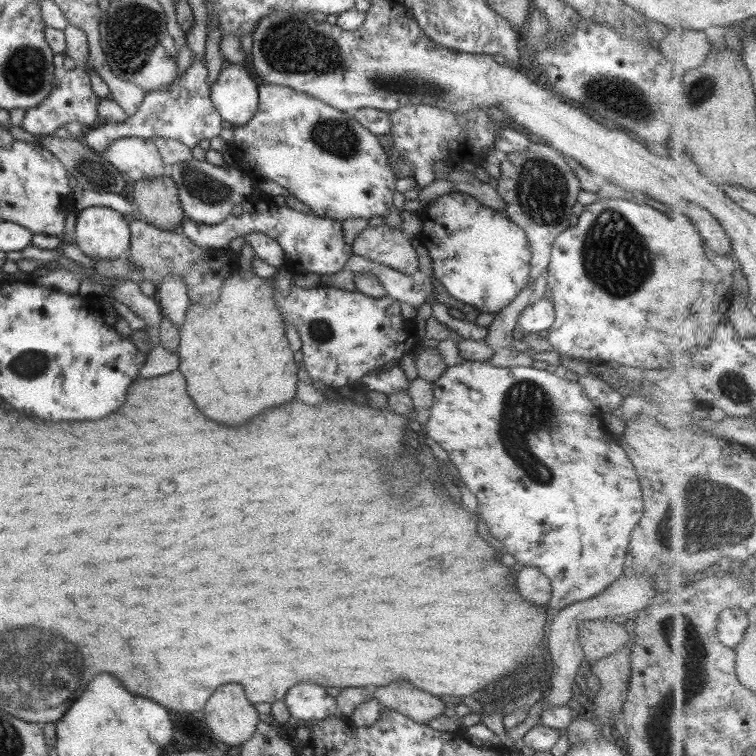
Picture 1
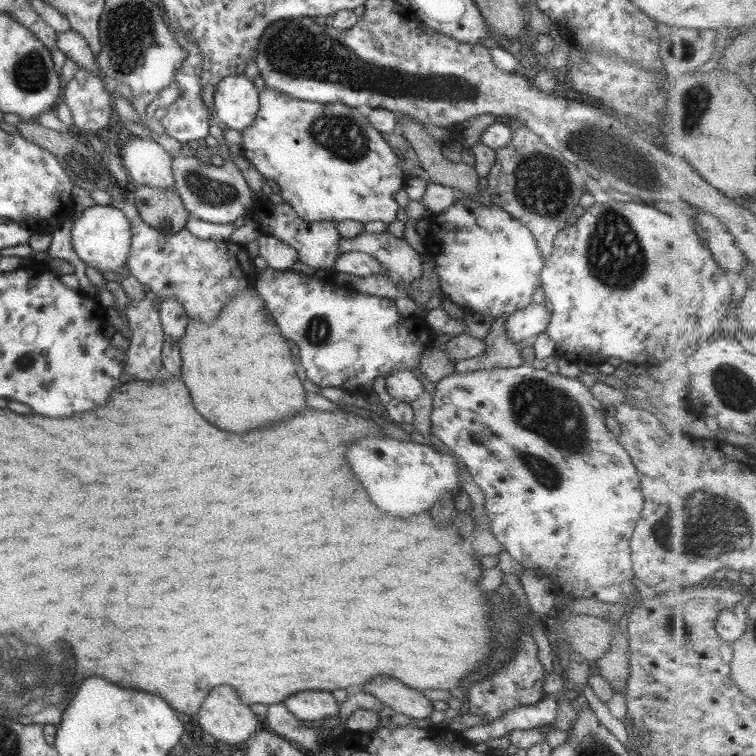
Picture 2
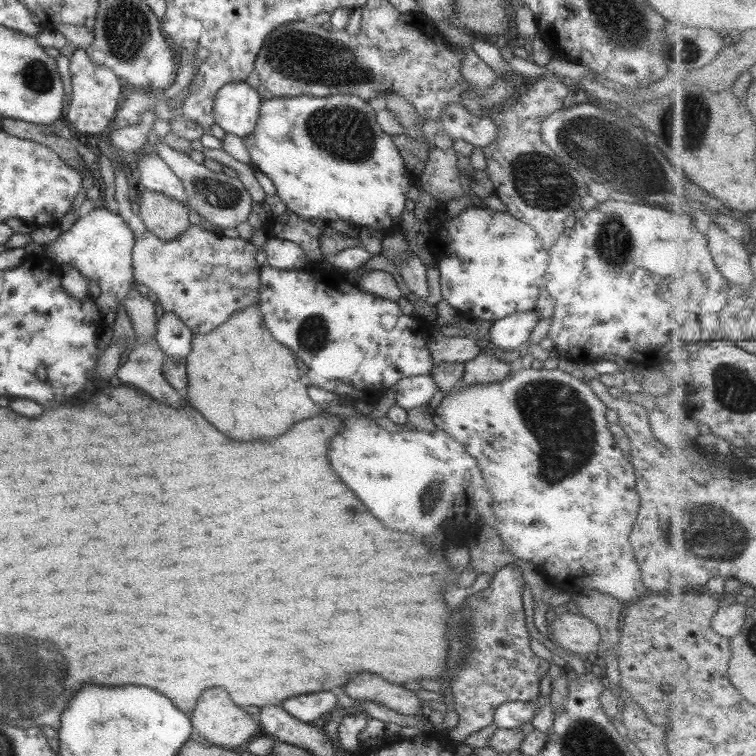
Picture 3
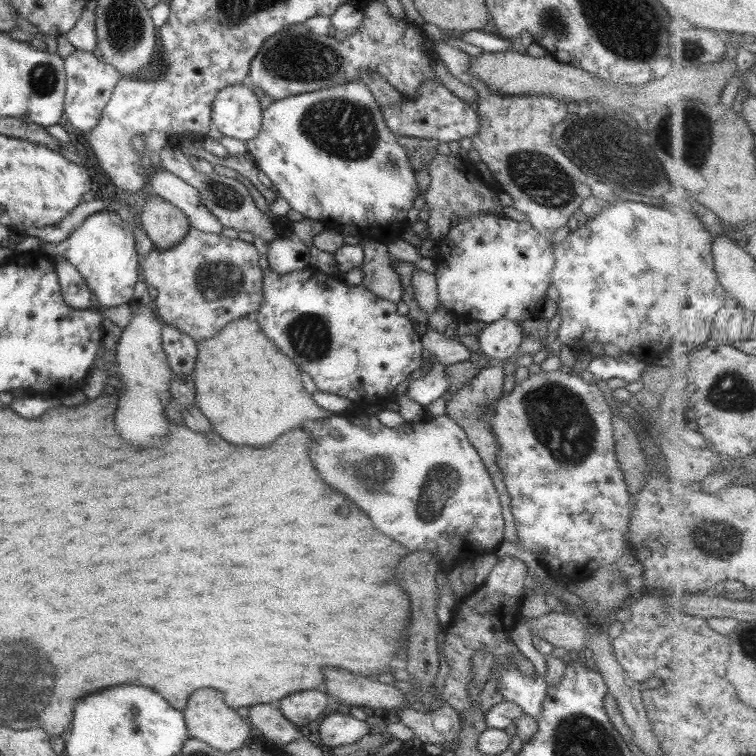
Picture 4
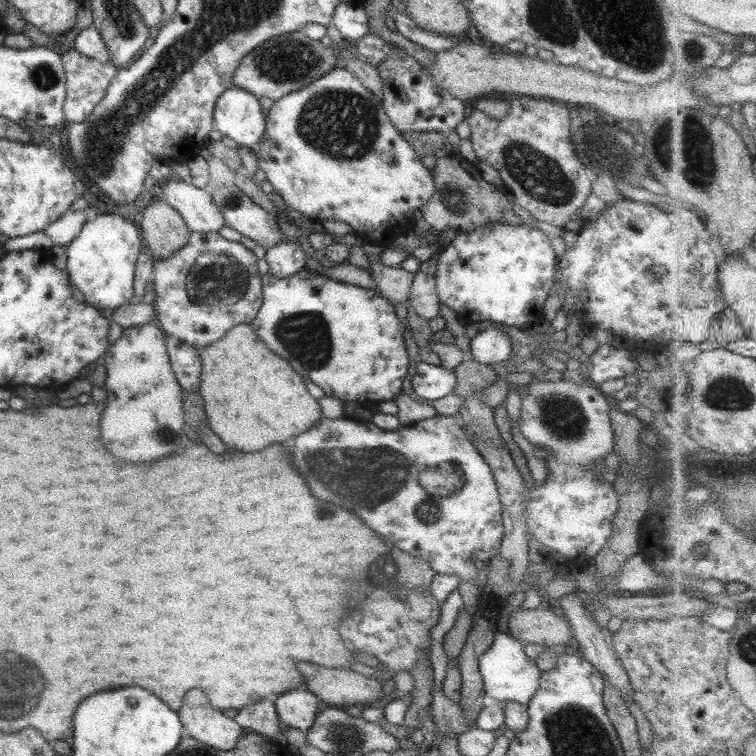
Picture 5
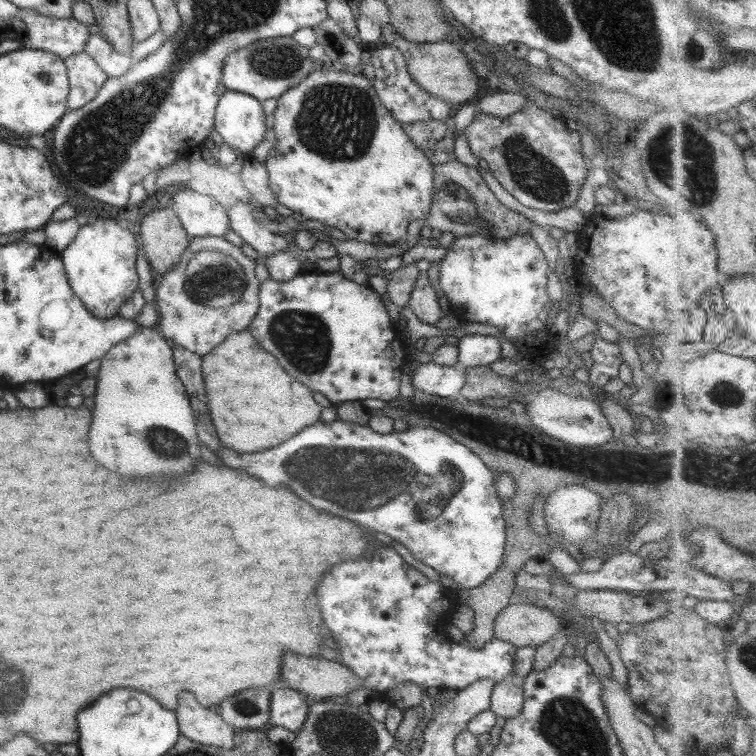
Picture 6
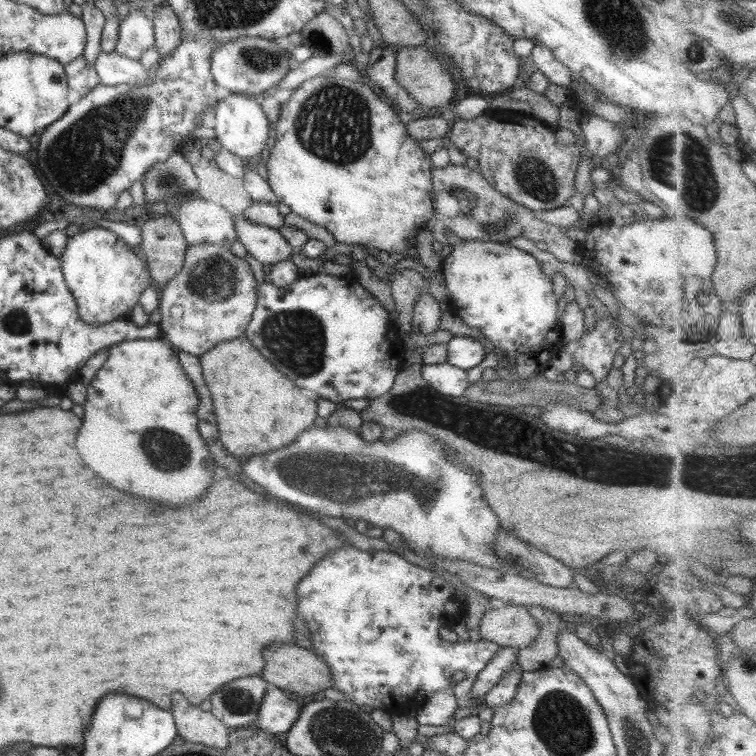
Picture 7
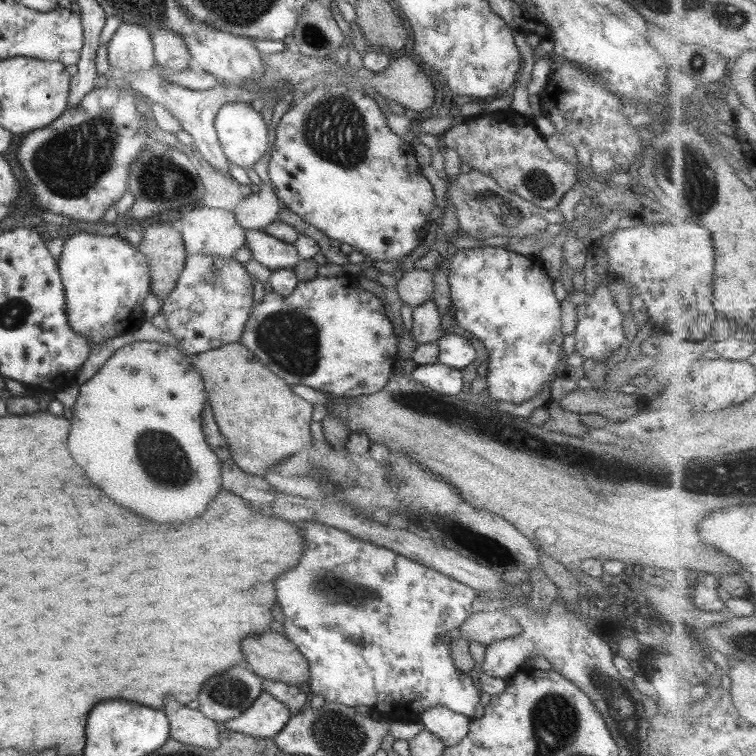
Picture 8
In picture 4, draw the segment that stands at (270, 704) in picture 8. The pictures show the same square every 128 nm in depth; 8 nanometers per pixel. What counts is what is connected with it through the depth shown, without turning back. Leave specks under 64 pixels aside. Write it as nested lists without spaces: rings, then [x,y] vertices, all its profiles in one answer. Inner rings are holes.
[[[322,689],[289,693],[276,704],[279,712],[297,728],[318,721],[325,706],[327,706],[327,695]]]

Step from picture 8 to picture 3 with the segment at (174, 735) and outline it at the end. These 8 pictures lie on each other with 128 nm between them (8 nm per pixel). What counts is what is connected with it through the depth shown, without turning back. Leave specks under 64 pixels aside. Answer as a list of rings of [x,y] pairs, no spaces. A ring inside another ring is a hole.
[[[221,688],[203,690],[203,694],[199,694],[197,704],[188,715],[194,736],[200,740],[207,740],[215,746],[223,746],[223,748],[231,748],[231,750],[239,749],[239,744],[246,744],[249,736],[253,736],[253,732],[257,730],[258,725],[255,716],[249,715],[241,707],[235,706],[235,703],[229,700],[229,696]]]

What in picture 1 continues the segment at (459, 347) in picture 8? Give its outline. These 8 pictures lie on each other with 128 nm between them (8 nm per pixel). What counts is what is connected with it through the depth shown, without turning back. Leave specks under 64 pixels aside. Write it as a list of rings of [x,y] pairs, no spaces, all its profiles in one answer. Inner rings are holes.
[[[533,298],[532,301],[523,308],[517,317],[518,327],[526,336],[536,336],[541,330],[547,330],[554,319],[554,310],[550,299]]]

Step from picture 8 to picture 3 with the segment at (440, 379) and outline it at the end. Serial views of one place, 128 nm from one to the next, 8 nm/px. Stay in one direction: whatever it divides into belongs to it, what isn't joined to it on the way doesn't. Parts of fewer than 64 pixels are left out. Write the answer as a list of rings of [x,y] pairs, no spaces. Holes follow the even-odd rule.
[[[429,375],[406,377],[395,383],[393,388],[397,390],[396,405],[405,411],[427,405],[433,394],[438,391]]]

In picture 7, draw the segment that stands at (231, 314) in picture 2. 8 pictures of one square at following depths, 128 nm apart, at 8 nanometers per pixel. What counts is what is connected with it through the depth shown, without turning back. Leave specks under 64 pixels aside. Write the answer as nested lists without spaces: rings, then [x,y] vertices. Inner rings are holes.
[[[246,337],[217,344],[199,357],[199,363],[215,406],[219,440],[239,462],[289,446],[300,432],[314,426],[317,418],[314,399],[293,386],[285,376],[279,376]]]

